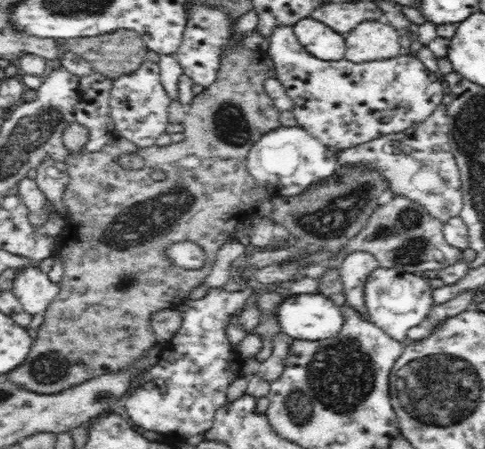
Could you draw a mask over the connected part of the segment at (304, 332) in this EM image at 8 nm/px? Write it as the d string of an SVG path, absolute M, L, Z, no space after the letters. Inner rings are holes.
M320 292L288 296L278 306L276 314L282 332L298 340L324 341L325 338L336 336L344 324L341 307Z

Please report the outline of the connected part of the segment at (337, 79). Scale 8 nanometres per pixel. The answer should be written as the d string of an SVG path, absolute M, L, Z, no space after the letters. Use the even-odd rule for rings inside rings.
M276 26L272 30L266 56L273 62L275 78L282 83L286 95L294 103L293 116L298 127L337 153L352 146L366 144L376 138L398 134L410 129L414 124L426 121L426 118L437 110L447 92L441 77L424 67L415 55L402 53L396 58L361 63L350 62L345 58L325 61L306 50L292 26Z

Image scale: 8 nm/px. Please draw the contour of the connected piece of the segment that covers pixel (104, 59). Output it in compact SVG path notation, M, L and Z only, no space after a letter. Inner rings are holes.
M124 29L114 31L110 34L66 39L64 50L64 52L70 51L72 53L78 53L78 55L82 56L84 60L87 60L91 64L94 71L99 72L110 79L134 72L145 61L145 54L148 51L140 34L134 30Z

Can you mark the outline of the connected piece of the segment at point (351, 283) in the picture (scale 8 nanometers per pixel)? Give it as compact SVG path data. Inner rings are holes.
M349 252L338 269L346 295L345 305L353 308L362 318L369 320L368 309L364 303L364 284L366 278L379 267L375 256L369 252Z

